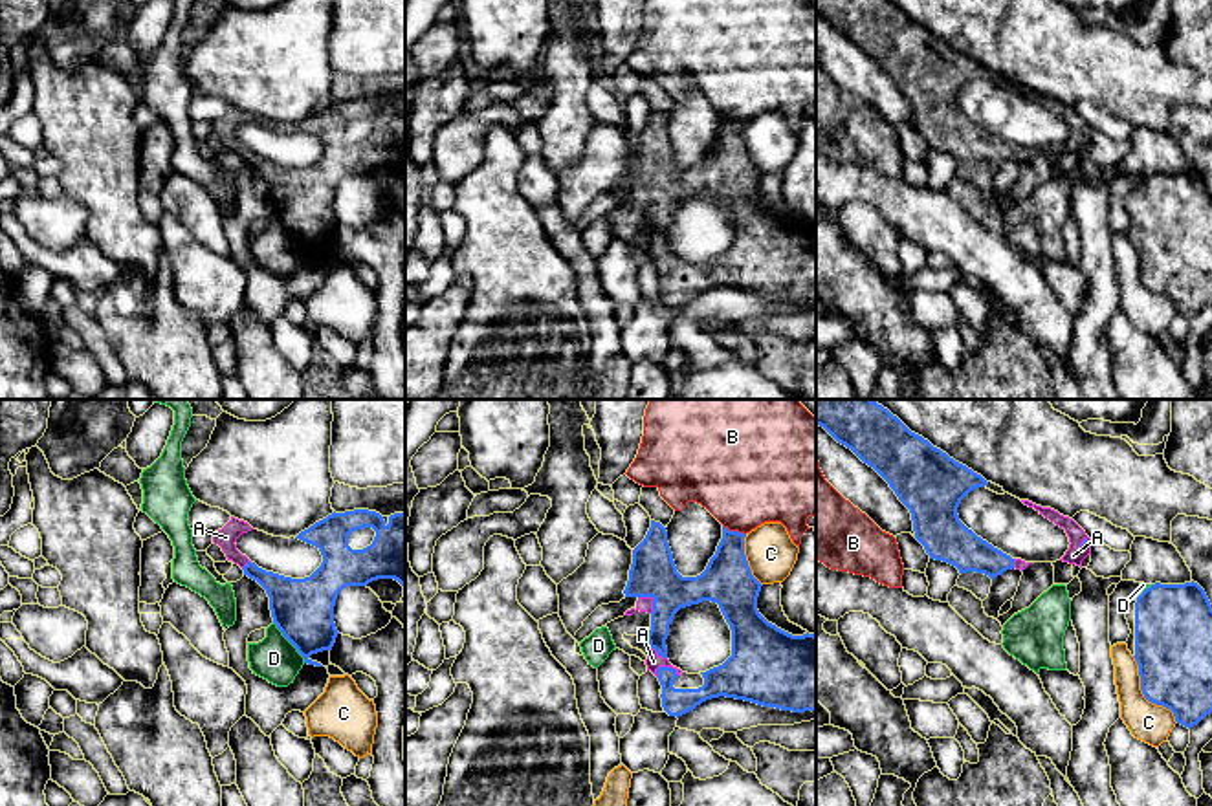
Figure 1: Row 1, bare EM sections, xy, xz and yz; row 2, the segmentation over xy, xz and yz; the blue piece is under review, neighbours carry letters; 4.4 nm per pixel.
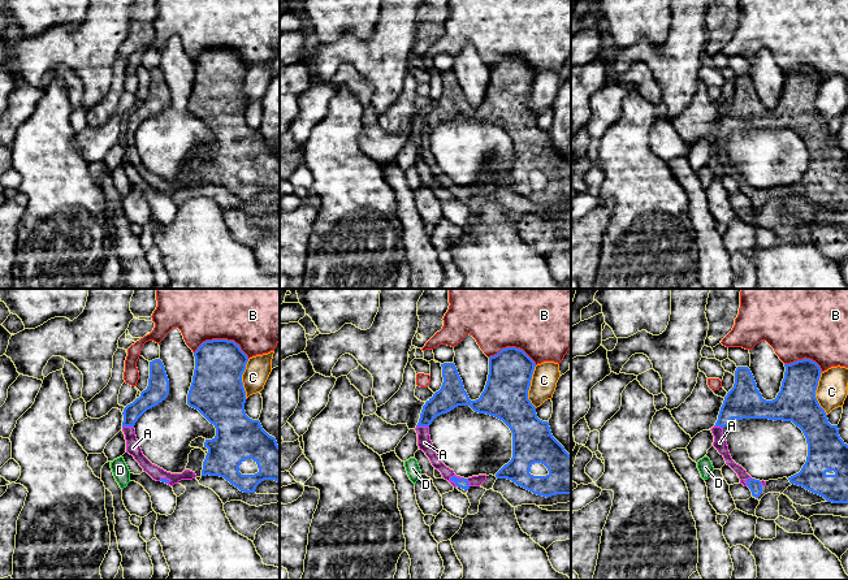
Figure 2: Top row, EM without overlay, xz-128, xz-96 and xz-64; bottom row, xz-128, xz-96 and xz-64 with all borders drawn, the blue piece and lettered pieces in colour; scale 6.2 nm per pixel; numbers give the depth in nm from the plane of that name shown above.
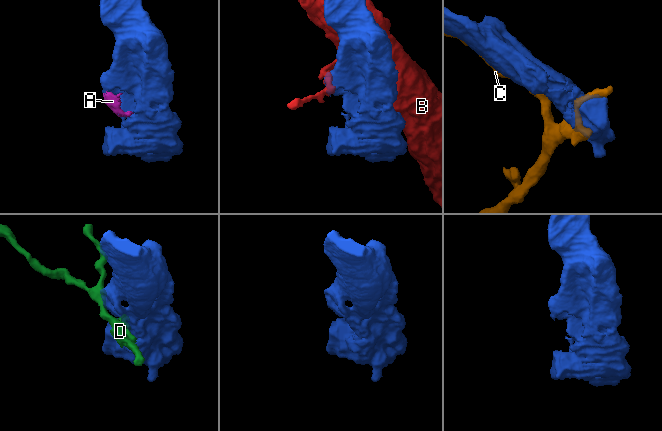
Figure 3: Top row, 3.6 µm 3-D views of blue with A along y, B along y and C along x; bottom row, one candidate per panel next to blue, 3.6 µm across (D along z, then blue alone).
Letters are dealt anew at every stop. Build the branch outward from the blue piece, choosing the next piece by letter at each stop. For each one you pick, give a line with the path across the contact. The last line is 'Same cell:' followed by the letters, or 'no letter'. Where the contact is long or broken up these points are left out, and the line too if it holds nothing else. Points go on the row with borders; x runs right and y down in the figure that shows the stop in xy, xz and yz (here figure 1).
Same cell: A

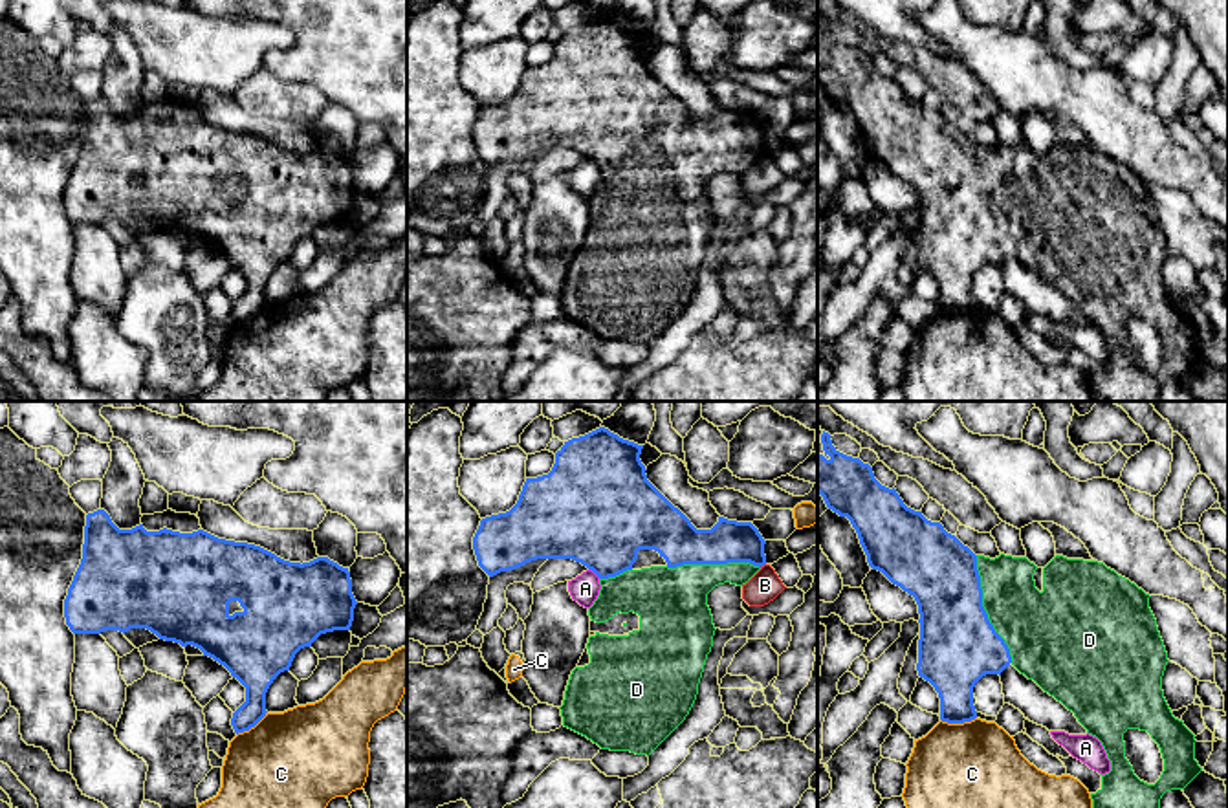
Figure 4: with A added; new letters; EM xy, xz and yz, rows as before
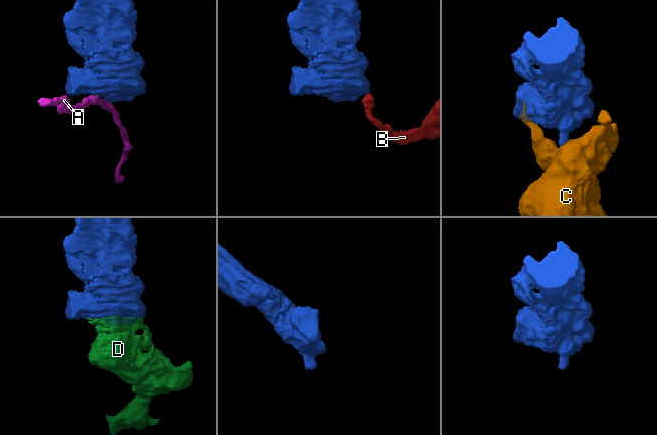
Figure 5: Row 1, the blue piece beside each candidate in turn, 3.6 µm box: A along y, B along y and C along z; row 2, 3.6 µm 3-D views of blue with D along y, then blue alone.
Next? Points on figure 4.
Same cell: D

